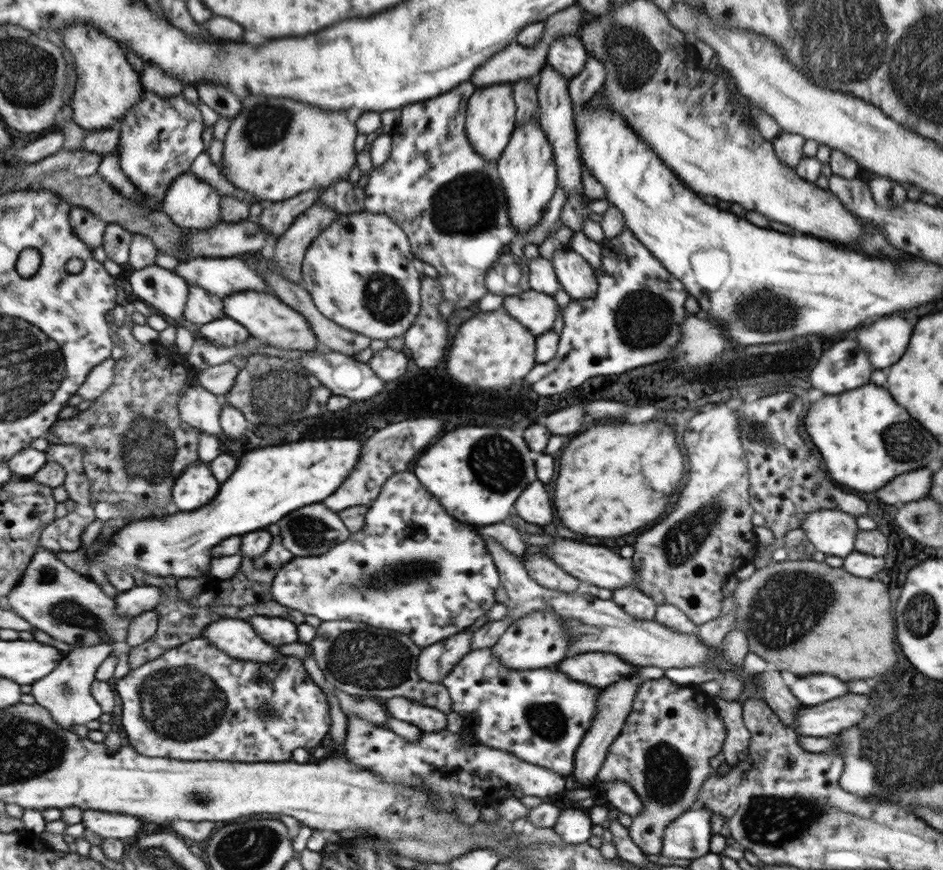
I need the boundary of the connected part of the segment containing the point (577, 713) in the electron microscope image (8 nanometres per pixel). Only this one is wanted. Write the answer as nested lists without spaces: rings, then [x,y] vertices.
[[[492,648],[468,652],[445,676],[442,684],[449,692],[453,711],[463,718],[462,733],[472,735],[482,746],[511,752],[530,764],[549,768],[564,777],[572,776],[575,770],[577,748],[596,718],[597,698],[602,690],[572,680],[559,670],[550,672],[550,668],[528,672],[508,670],[508,667],[502,665],[502,661],[498,661],[498,657],[494,657]]]

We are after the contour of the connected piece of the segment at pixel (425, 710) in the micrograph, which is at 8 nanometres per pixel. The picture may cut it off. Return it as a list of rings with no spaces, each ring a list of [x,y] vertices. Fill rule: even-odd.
[[[404,696],[388,699],[384,707],[392,717],[417,726],[421,732],[440,732],[448,727],[448,716],[441,709],[418,704]]]

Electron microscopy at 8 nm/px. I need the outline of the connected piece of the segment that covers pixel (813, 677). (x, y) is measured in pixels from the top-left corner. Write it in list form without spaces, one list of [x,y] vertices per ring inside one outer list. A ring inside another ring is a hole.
[[[810,674],[804,678],[796,677],[789,688],[802,705],[814,706],[833,698],[848,694],[847,684],[828,674]]]

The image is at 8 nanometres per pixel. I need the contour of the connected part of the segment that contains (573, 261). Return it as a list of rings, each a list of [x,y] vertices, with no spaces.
[[[557,245],[551,258],[562,288],[571,298],[592,298],[598,290],[595,270],[575,250]]]

